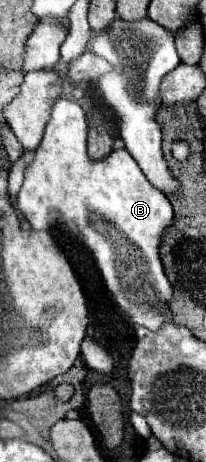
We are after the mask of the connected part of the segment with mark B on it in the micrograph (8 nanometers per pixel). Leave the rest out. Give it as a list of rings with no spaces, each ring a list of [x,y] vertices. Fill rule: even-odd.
[[[65,97],[55,101],[51,119],[45,127],[43,141],[37,147],[33,163],[25,169],[25,181],[17,197],[17,207],[35,231],[47,231],[55,225],[65,225],[73,231],[73,235],[91,251],[113,301],[133,325],[143,325],[155,331],[169,321],[167,305],[173,295],[173,289],[163,271],[159,245],[165,231],[173,225],[171,201],[147,181],[147,177],[143,175],[131,153],[127,153],[127,149],[111,151],[109,157],[103,157],[101,161],[89,159],[87,119],[79,103]]]

